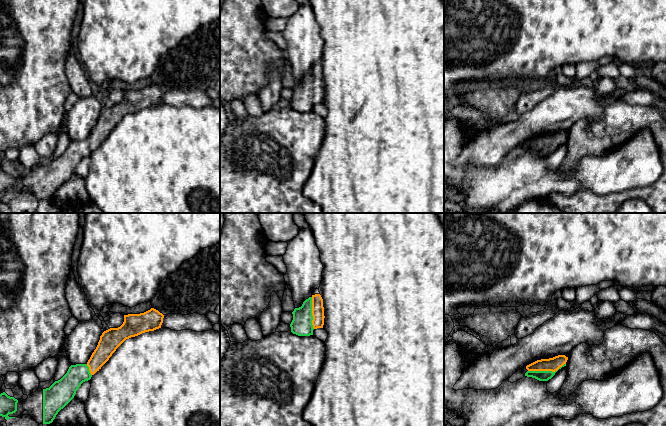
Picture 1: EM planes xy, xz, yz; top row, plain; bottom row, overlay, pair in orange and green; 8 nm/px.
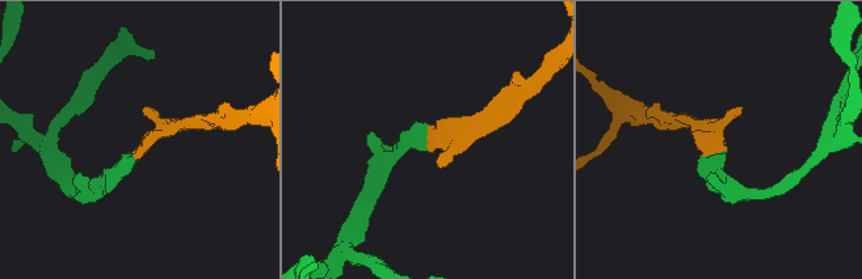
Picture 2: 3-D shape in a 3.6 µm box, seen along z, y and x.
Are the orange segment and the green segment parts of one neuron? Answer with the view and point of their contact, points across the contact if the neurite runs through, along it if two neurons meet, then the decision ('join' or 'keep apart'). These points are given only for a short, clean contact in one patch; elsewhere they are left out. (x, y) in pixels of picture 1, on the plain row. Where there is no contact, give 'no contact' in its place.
meets orange in yz at (546, 146); runs through yz (553, 140), (546, 146), (539, 151); join

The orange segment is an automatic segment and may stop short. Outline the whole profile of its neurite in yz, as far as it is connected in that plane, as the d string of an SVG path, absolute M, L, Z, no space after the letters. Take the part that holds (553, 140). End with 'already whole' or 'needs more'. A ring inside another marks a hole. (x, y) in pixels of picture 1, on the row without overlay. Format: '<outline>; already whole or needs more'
M565 131L537 136L526 142L528 147L525 149L525 152L535 154L539 157L548 157L559 145L566 142L567 136L568 133Z; needs more

